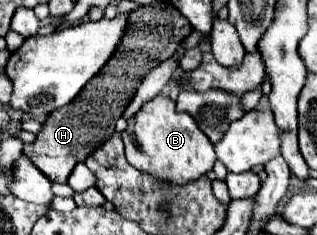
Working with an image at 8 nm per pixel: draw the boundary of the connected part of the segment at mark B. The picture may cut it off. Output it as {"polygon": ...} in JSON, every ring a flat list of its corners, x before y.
{"polygon":[[154,97,148,101,130,121,126,131,122,131,122,141,126,147,126,159,132,167,142,173,150,173,168,185,186,185,194,179,200,179,216,161,214,145,198,129,196,121,188,113,176,113,176,107,166,97]]}

